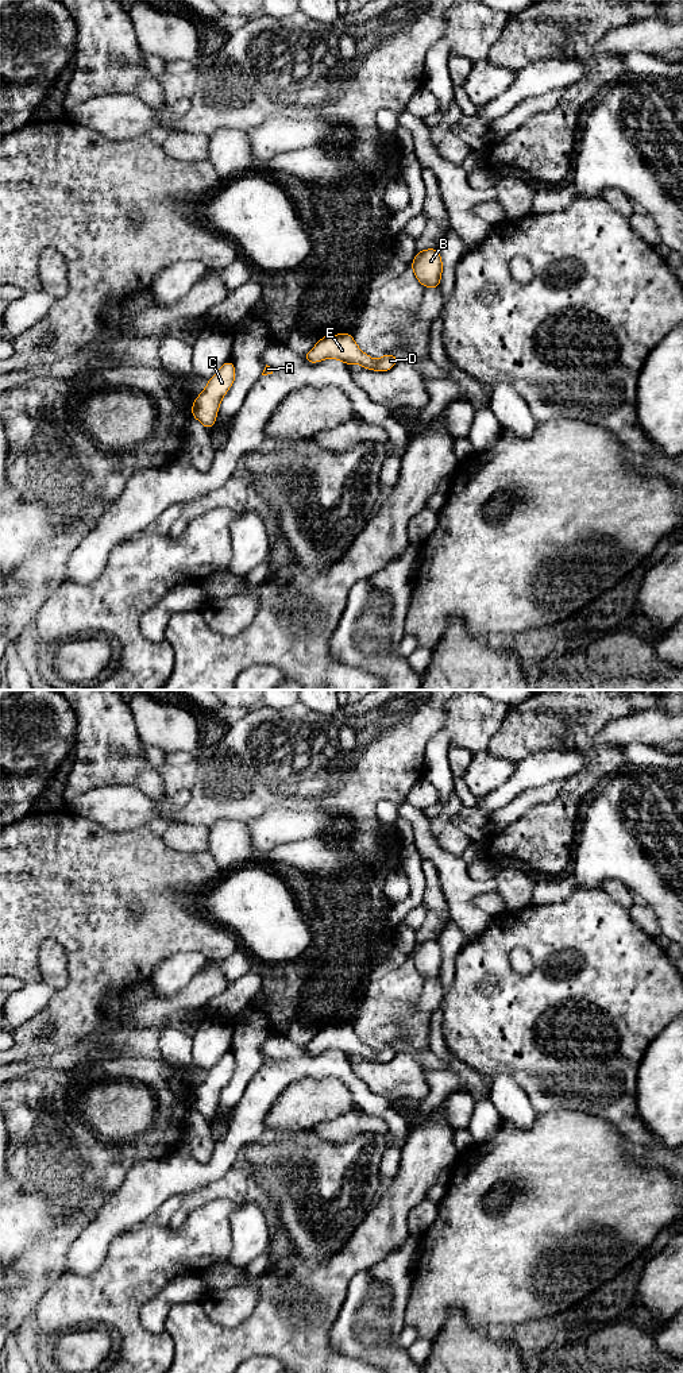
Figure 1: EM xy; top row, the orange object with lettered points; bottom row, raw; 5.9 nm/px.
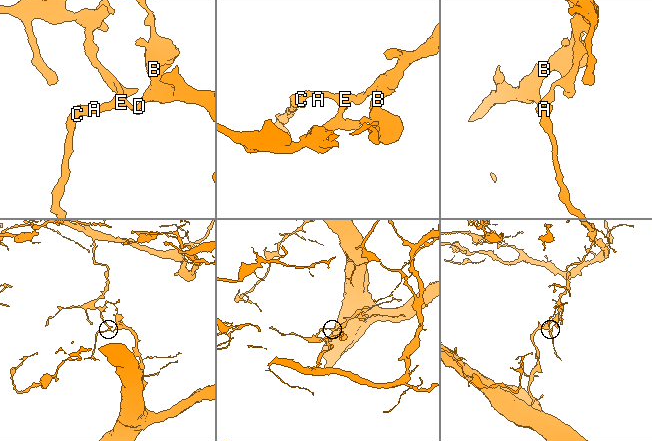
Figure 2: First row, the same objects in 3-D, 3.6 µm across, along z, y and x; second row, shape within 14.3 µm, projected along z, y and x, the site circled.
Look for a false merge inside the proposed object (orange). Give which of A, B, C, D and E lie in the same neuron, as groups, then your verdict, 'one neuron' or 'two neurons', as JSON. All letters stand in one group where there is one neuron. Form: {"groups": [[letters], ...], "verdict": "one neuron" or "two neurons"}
{"groups": [["A", "C", "E"], ["B", "D"]], "verdict": "two neurons"}

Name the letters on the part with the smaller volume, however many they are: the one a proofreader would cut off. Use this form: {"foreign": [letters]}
{"foreign": ["A", "C", "E"]}

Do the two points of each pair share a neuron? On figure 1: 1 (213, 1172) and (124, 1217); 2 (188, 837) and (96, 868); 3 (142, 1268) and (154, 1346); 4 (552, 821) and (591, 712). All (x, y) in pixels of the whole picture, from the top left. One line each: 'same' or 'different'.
1: same
2: different
3: same
4: same

